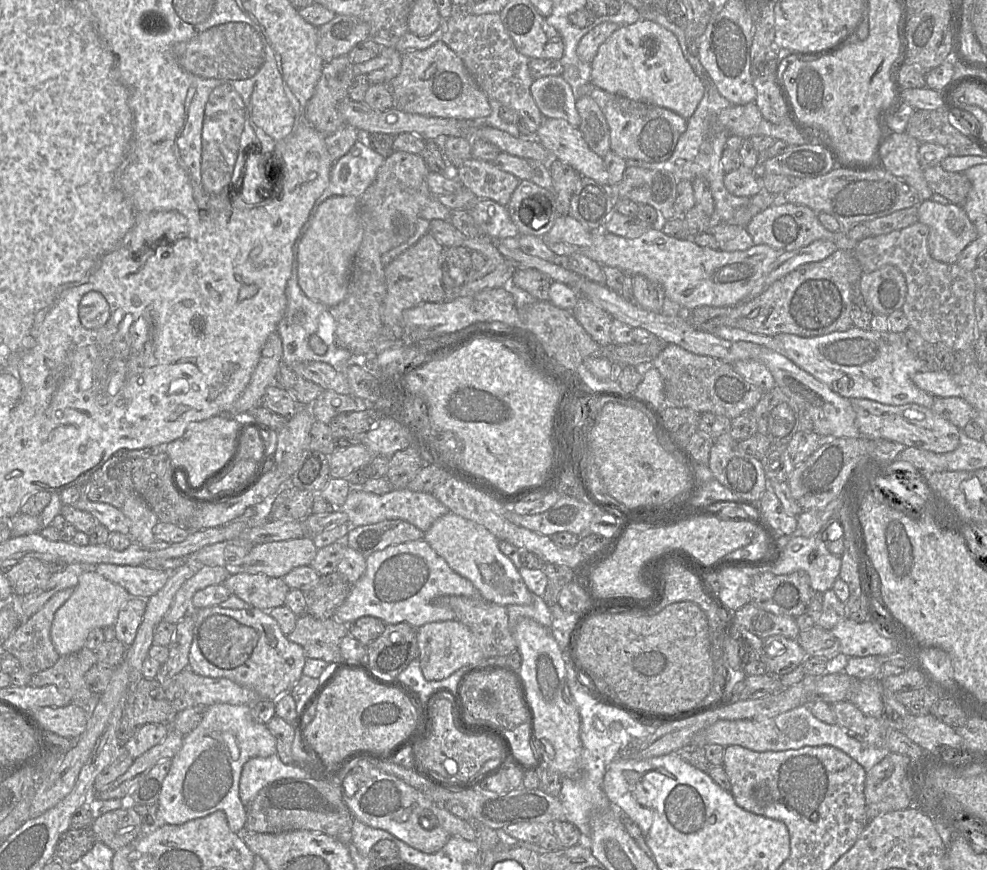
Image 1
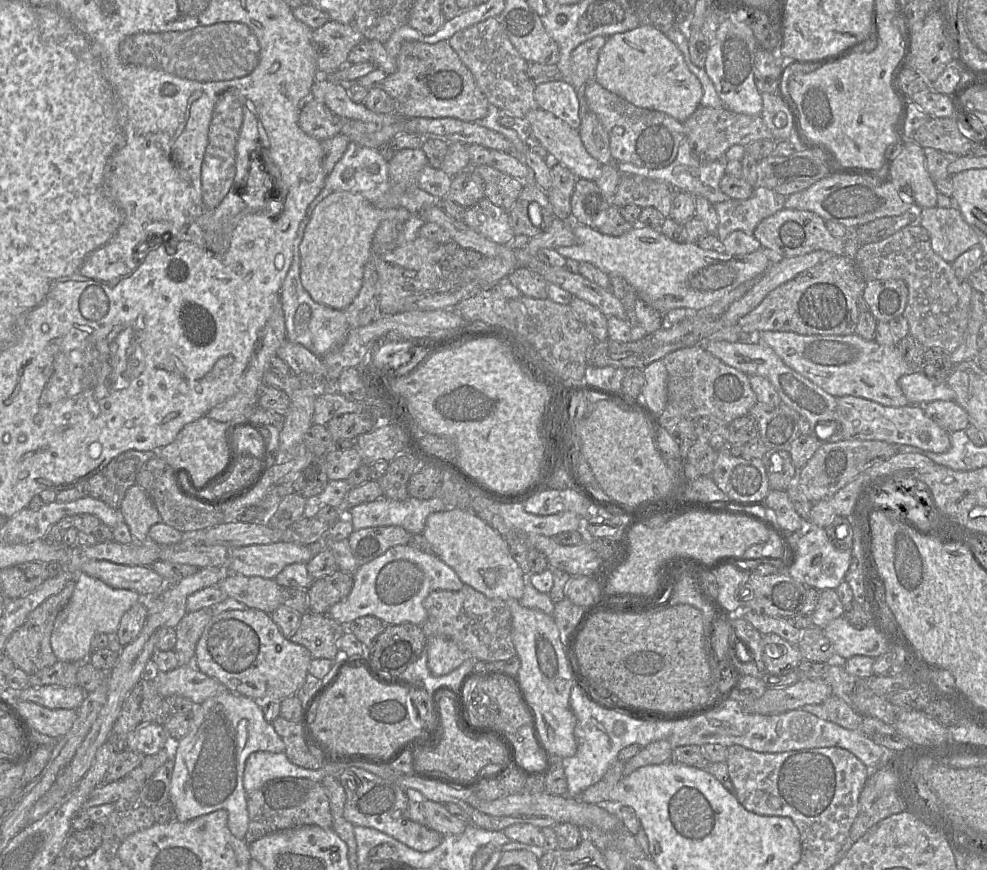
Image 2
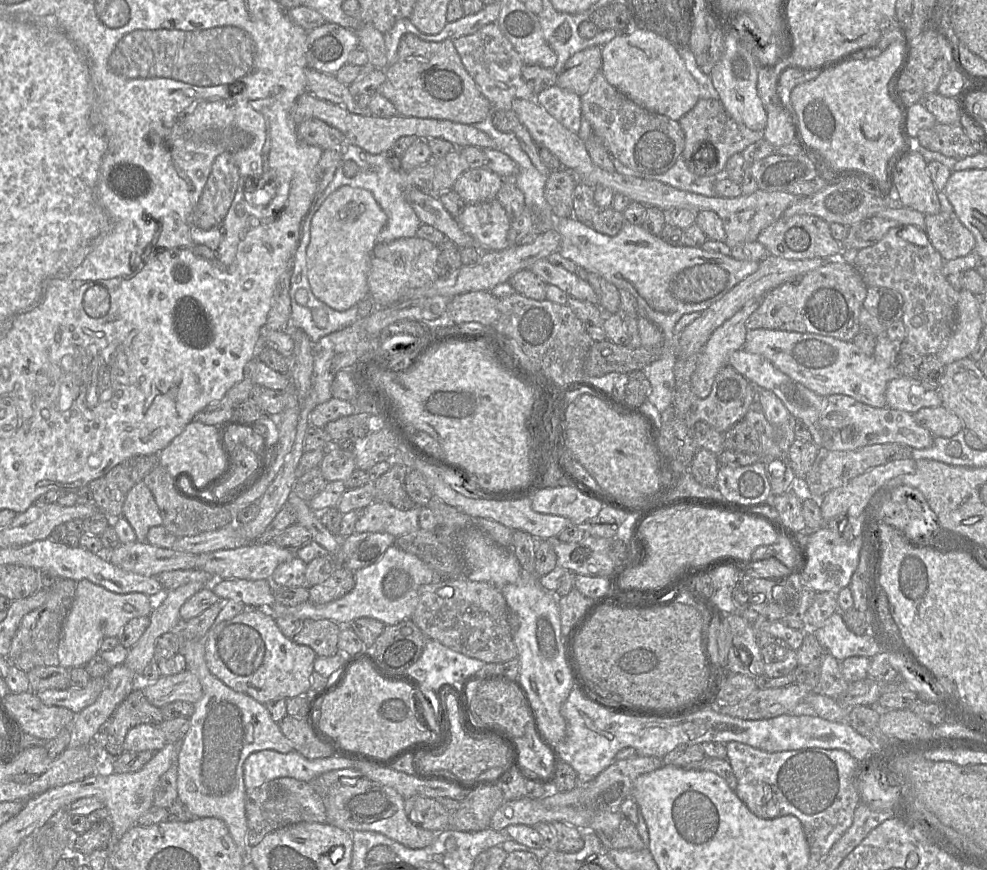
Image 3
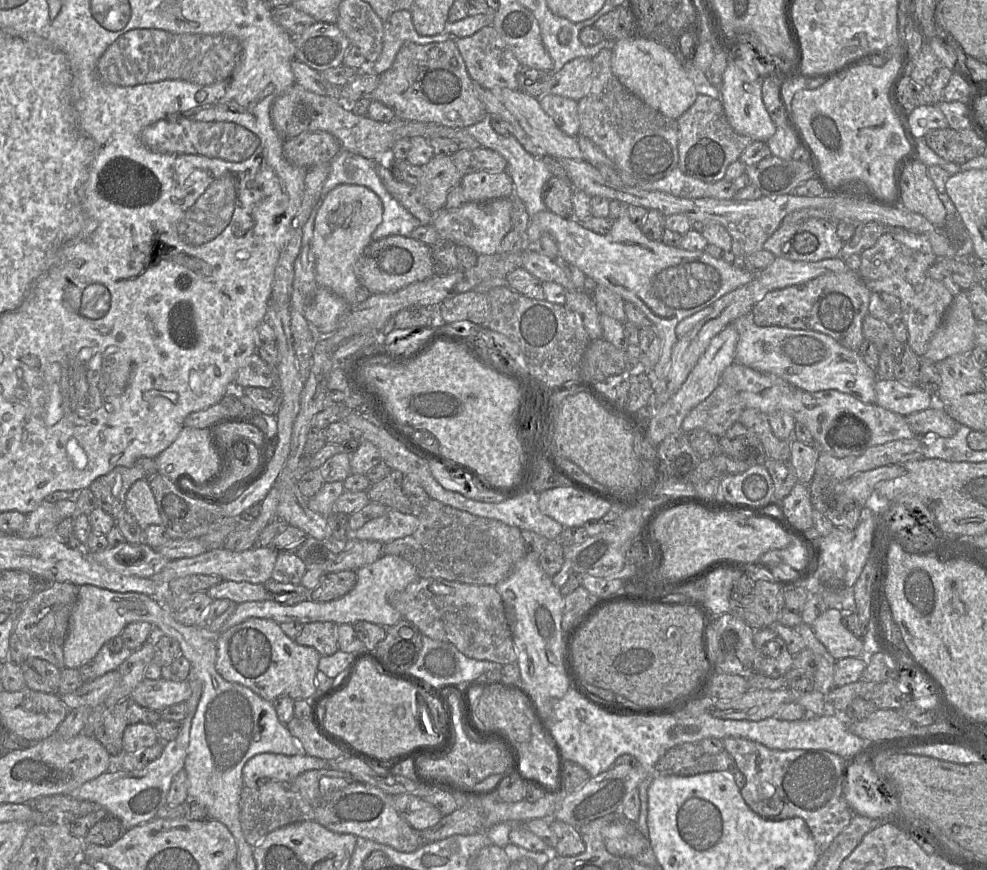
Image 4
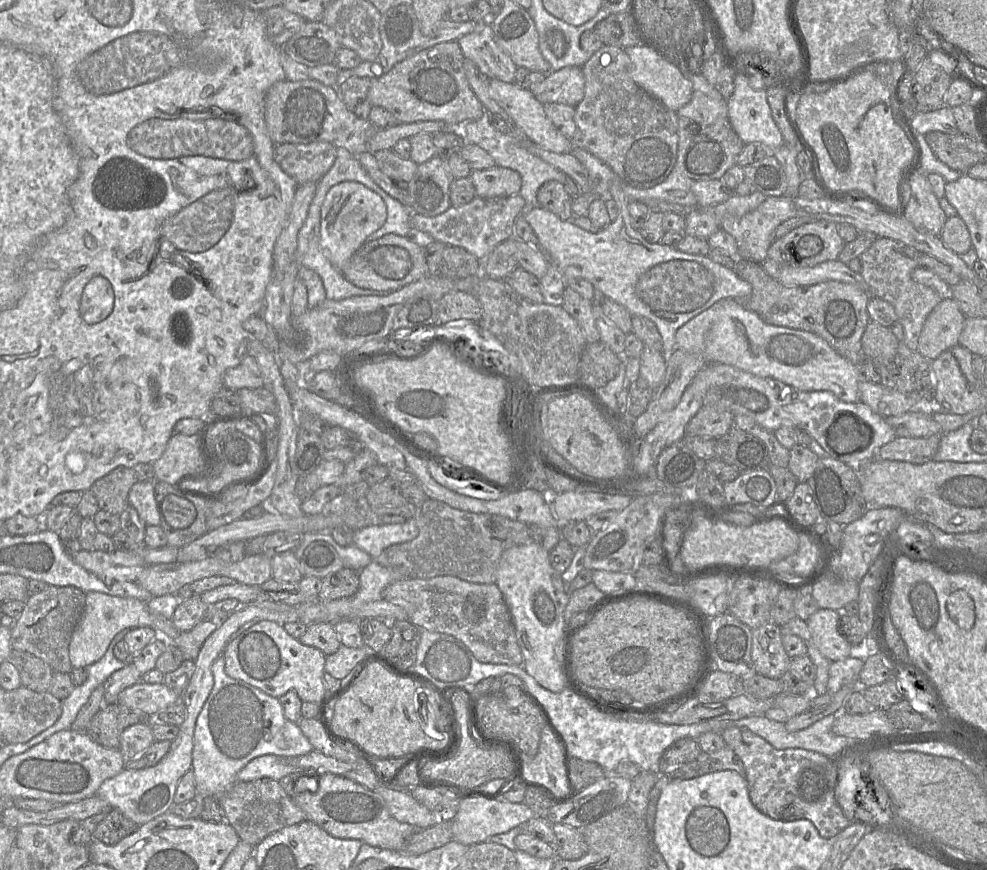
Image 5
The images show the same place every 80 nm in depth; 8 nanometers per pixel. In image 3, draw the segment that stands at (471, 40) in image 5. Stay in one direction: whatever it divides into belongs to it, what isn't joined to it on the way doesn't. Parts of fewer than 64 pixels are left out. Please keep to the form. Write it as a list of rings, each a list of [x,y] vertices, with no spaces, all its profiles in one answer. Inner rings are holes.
[[[496,22],[484,25],[475,33],[452,41],[469,75],[489,100],[493,109],[512,111],[512,101],[516,98],[536,100],[536,94],[522,77],[524,62]]]

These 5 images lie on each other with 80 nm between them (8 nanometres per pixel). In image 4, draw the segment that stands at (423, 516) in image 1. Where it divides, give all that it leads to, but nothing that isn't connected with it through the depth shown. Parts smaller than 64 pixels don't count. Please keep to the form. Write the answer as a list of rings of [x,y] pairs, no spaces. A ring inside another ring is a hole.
[[[395,509],[365,523],[351,533],[350,538],[378,541],[382,544],[413,534],[419,525],[418,516],[404,514]]]

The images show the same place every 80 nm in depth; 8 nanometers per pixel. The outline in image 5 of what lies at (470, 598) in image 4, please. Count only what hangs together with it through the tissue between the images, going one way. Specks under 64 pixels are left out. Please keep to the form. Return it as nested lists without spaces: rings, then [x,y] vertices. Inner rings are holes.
[[[454,576],[401,579],[383,590],[382,599],[403,599],[415,604],[415,612],[408,619],[411,623],[455,637],[482,663],[523,665],[513,620],[496,583],[477,584]]]

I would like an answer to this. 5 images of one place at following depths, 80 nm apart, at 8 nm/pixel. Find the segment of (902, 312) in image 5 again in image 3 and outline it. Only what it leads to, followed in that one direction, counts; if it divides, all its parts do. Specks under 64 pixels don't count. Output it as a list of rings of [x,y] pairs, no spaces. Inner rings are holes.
[[[915,225],[890,229],[876,244],[860,249],[854,263],[867,287],[890,288],[901,294],[906,340],[922,356],[936,355],[947,344],[956,325],[959,291],[943,275],[943,263],[925,230]]]

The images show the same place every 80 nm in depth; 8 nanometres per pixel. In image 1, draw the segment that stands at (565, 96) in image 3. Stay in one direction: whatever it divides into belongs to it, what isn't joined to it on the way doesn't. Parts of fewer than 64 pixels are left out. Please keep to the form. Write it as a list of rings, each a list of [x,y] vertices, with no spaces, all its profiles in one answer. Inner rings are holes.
[[[562,75],[535,79],[531,95],[545,118],[563,119],[579,128],[581,118],[576,108],[576,95]]]

